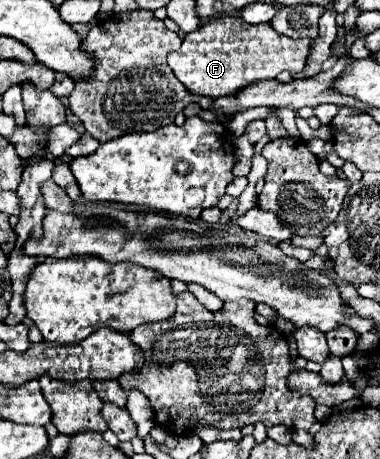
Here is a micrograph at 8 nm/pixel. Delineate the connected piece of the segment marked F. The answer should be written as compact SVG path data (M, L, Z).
M223 16L187 34L179 52L169 54L167 62L177 80L191 94L219 98L219 96L231 96L255 82L273 80L283 70L301 72L309 48L311 48L309 38L293 40L277 34L269 24L253 26L237 16Z

